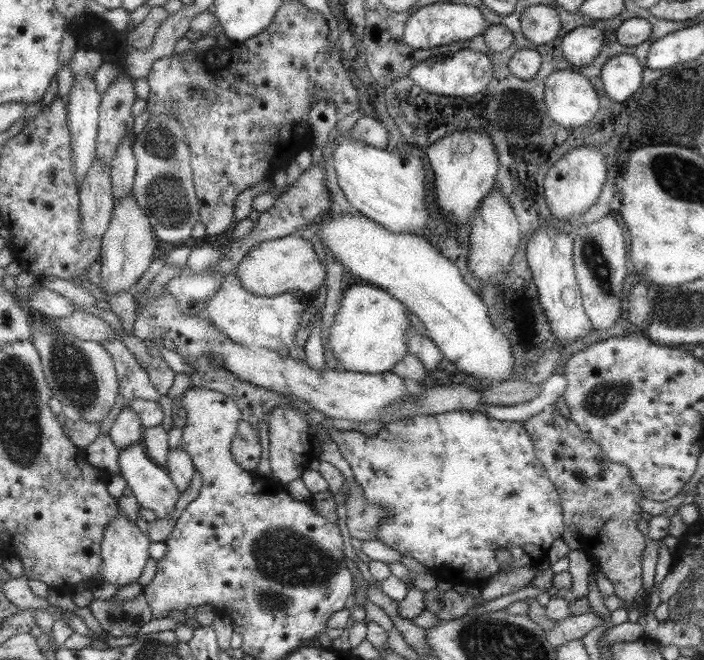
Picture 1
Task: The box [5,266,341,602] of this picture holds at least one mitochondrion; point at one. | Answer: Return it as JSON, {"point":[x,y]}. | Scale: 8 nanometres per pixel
{"point":[71,368]}

